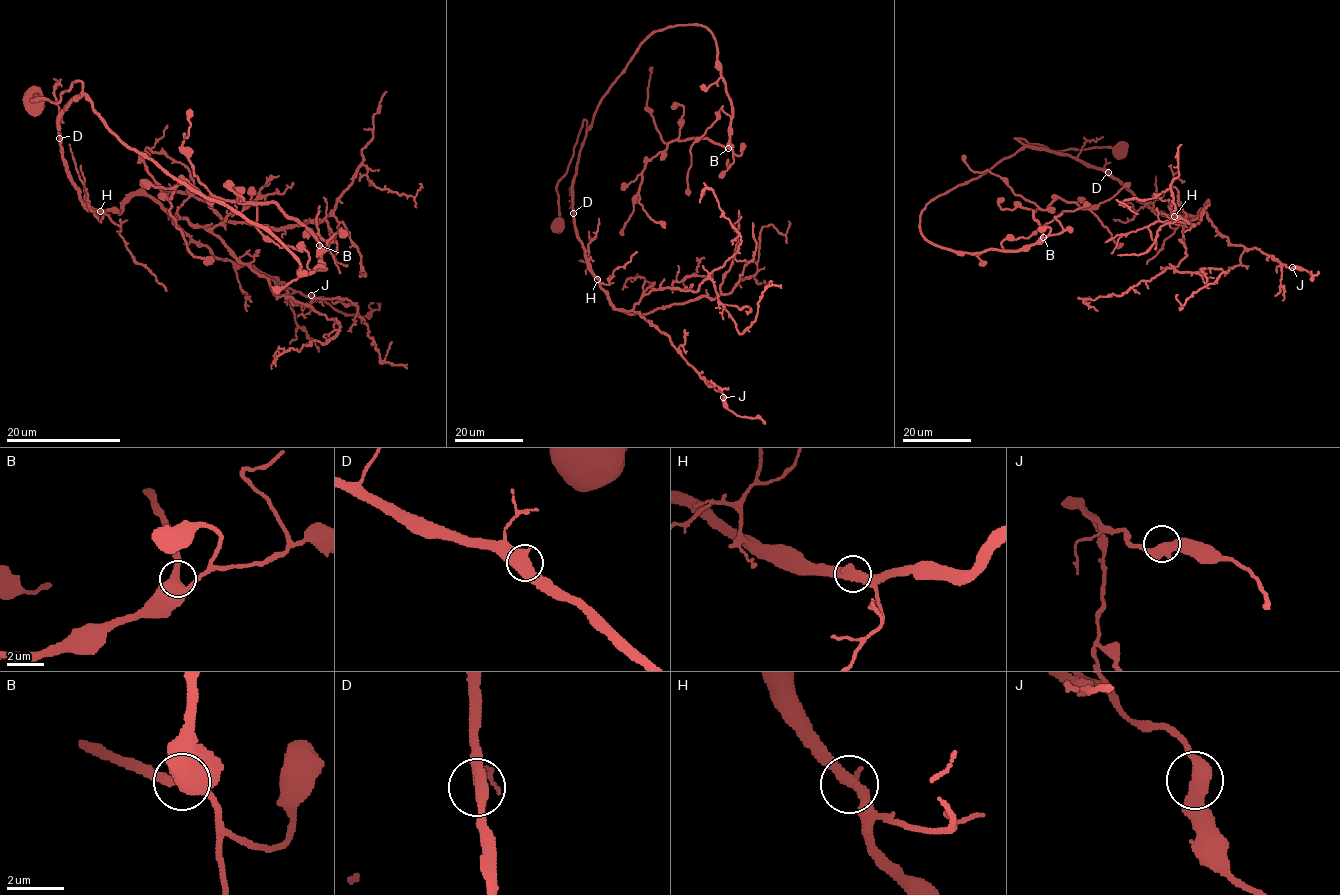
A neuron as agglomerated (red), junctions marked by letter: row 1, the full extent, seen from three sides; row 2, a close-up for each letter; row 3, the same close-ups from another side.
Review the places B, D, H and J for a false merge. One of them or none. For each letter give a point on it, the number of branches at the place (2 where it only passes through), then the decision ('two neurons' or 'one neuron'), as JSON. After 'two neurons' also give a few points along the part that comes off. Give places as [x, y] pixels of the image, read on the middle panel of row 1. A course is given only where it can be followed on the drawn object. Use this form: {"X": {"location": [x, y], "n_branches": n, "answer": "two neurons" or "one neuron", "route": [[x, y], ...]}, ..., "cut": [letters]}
{"B": {"location": [728, 148], "n_branches": 2, "answer": "one neuron"}, "D": {"location": [573, 213], "n_branches": 2, "answer": "one neuron"}, "H": {"location": [597, 279], "n_branches": 2, "answer": "one neuron"}, "J": {"location": [723, 397], "n_branches": 2, "answer": "one neuron"}, "cut": []}

